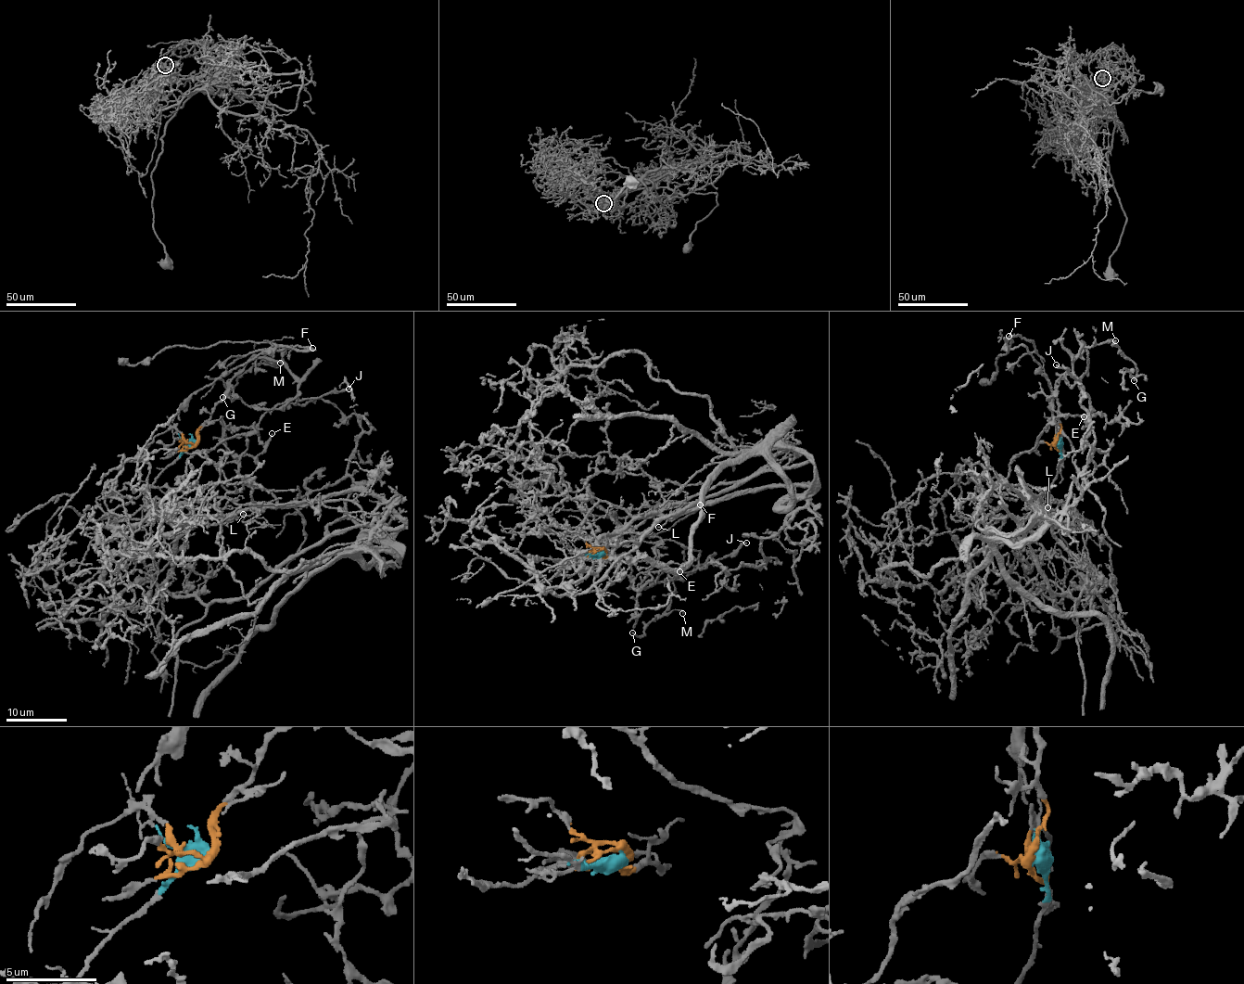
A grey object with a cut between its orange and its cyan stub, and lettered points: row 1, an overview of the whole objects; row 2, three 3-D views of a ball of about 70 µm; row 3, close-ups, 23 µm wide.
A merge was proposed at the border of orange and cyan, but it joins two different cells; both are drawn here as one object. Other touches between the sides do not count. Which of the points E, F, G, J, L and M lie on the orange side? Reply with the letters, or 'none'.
E, G, J, M

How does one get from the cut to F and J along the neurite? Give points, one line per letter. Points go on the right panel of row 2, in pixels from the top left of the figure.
F: (1057, 443), (1052, 393), (1032, 339), (1019, 336), (1008, 337)
J: (1057, 443), (1055, 382), (1072, 385), (1085, 371), (1088, 351), (1082, 343), (1073, 360), (1078, 379), (1056, 364)

